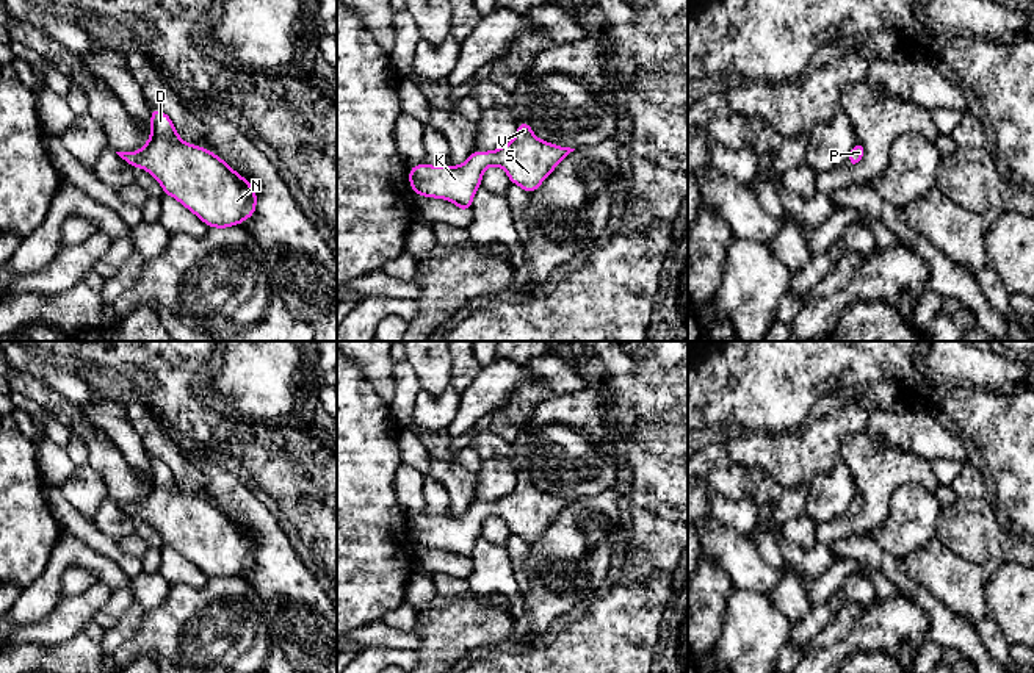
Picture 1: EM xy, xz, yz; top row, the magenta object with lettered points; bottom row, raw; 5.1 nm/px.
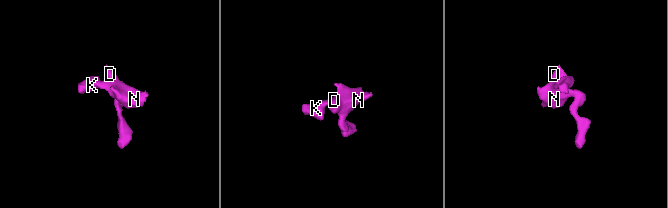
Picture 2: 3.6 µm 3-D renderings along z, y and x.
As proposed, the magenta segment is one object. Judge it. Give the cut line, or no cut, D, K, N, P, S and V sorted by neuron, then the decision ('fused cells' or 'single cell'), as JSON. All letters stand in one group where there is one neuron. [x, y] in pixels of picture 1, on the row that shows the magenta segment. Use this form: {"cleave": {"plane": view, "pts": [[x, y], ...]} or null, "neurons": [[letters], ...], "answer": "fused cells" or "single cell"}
{"cleave": null, "neurons": [["D", "K", "N", "P", "S", "V"]], "answer": "single cell"}

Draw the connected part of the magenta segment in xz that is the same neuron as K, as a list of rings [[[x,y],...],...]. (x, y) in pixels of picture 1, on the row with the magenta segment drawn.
[[[523,121],[509,144],[494,152],[476,150],[462,166],[412,166],[409,183],[418,196],[446,199],[468,211],[487,166],[501,166],[511,183],[531,194],[573,150],[537,139]]]

